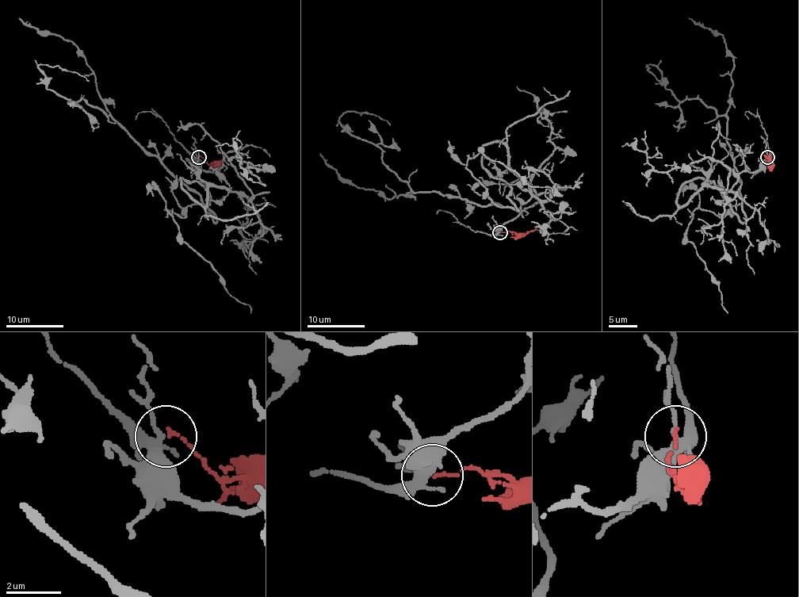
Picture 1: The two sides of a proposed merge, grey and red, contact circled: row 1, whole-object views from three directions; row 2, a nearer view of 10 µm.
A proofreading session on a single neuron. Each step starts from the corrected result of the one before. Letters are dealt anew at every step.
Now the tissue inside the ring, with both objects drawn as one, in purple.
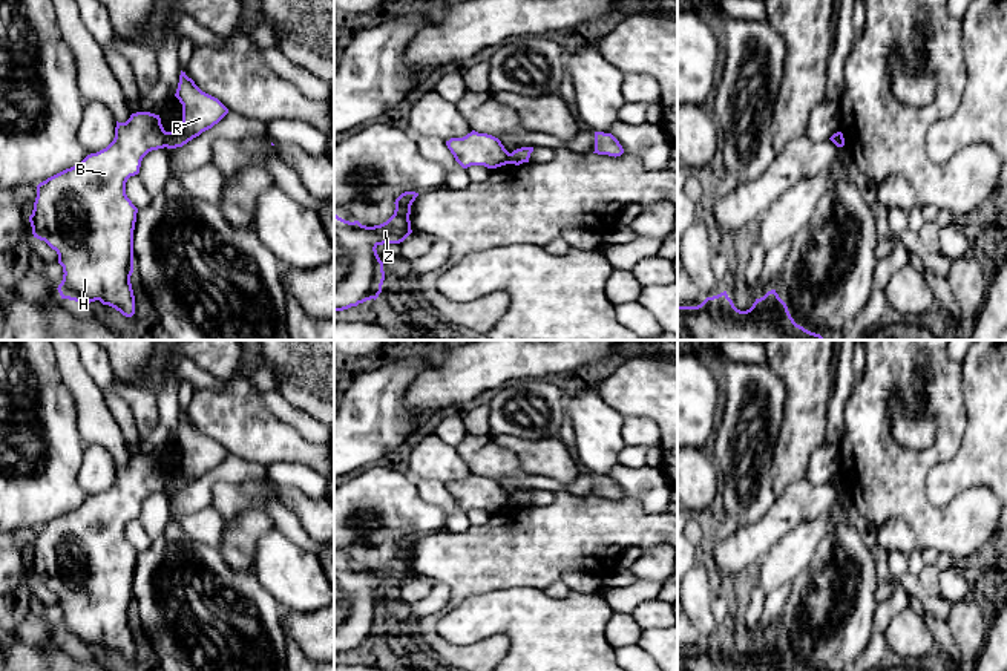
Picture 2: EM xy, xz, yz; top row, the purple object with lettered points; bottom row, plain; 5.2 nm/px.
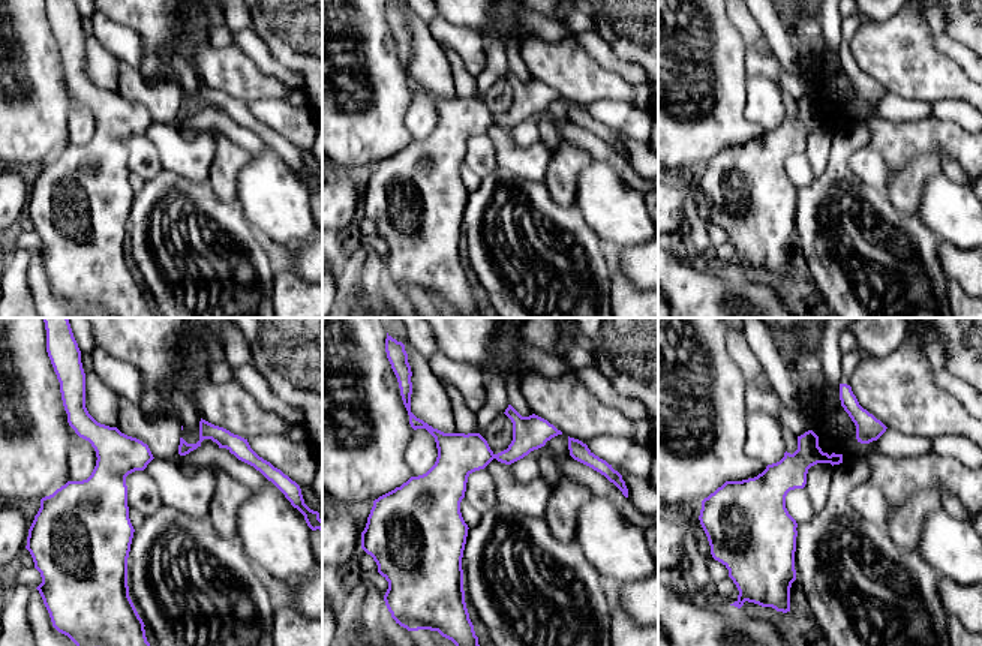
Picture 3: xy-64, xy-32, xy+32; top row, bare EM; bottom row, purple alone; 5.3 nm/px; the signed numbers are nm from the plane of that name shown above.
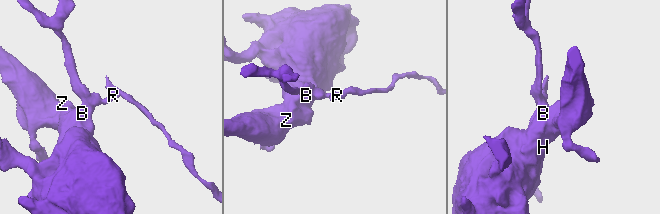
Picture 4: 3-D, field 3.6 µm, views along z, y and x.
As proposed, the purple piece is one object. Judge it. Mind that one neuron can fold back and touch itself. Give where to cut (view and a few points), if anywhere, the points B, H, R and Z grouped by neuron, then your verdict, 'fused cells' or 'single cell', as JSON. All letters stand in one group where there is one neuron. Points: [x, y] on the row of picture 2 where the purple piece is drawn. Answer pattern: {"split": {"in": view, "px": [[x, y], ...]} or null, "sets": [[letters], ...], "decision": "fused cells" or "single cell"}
{"split": {"in": "xy", "px": [[167, 132], [164, 146]]}, "sets": [["B", "H", "Z"], ["R"]], "decision": "fused cells"}

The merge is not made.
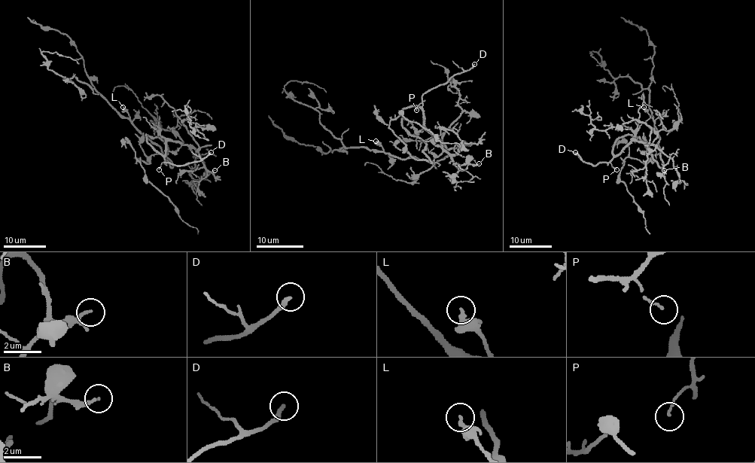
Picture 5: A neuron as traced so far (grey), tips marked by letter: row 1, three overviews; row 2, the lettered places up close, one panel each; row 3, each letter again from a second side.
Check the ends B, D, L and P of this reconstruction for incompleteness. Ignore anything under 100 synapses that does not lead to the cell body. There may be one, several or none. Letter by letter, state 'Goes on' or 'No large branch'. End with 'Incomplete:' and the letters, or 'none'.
B: No large branch
D: Goes on
L: No large branch
P: No large branch
Incomplete: D

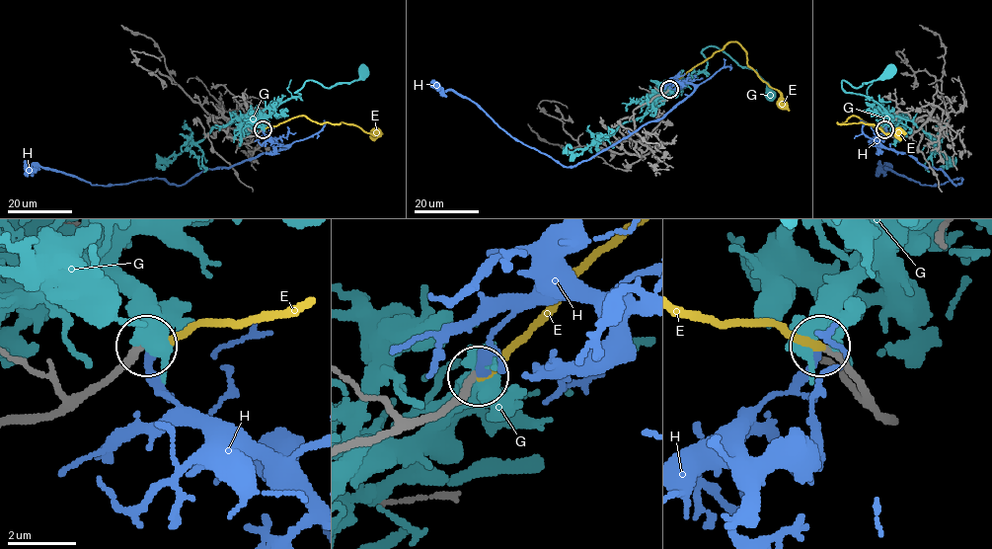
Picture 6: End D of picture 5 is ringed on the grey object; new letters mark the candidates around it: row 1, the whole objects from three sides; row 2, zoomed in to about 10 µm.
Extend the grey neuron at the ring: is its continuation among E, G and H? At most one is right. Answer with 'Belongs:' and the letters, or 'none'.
Belongs: E

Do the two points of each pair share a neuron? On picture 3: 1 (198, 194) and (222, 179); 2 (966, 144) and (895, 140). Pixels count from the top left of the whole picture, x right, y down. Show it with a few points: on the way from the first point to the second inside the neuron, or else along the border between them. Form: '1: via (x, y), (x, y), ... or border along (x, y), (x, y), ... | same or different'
1: border along (209, 180), (213, 192), (221, 200), (236, 201) | different
2: via (948, 140), (913, 140) | same

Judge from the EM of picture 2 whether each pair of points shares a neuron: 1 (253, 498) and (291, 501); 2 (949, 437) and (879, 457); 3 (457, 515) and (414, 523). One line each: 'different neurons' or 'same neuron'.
1: same neuron
2: same neuron
3: different neurons

